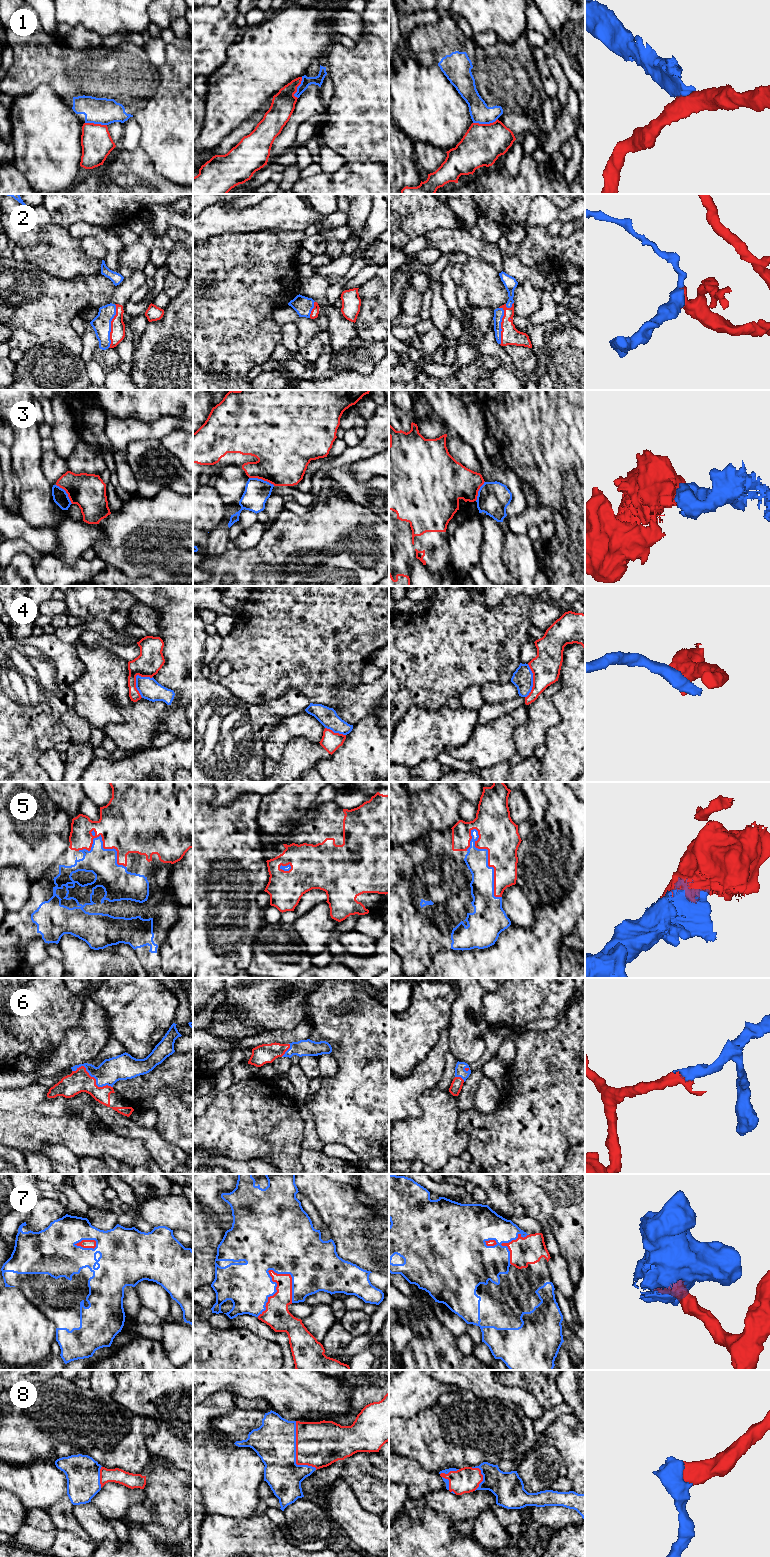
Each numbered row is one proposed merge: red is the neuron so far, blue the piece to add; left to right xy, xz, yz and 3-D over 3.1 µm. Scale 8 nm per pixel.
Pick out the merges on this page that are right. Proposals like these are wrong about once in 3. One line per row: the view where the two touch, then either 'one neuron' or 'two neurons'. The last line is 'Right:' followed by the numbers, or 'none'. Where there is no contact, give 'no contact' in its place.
1: yz | two neurons
2: xy | one neuron
3: xz | two neurons
4: xy | two neurons
5: yz | one neuron
6: xy | one neuron
7: xz | one neuron
8: xz | one neuron
Right: 2, 5, 6, 7, 8

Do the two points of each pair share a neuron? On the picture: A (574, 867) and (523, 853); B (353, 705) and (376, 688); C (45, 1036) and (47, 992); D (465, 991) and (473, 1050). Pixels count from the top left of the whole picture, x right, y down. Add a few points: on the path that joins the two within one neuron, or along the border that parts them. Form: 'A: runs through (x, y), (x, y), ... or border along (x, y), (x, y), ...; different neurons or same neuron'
A: runs through (561, 862), (546, 862), (536, 853); same neuron
B: runs through (359, 700), (370, 694); same neuron
C: runs through (45, 1025), (45, 1003); same neuron
D: runs through (465, 1006), (463, 1012), (467, 1020), (467, 1035); same neuron

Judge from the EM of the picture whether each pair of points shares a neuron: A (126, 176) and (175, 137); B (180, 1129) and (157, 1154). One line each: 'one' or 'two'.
A: two
B: two

